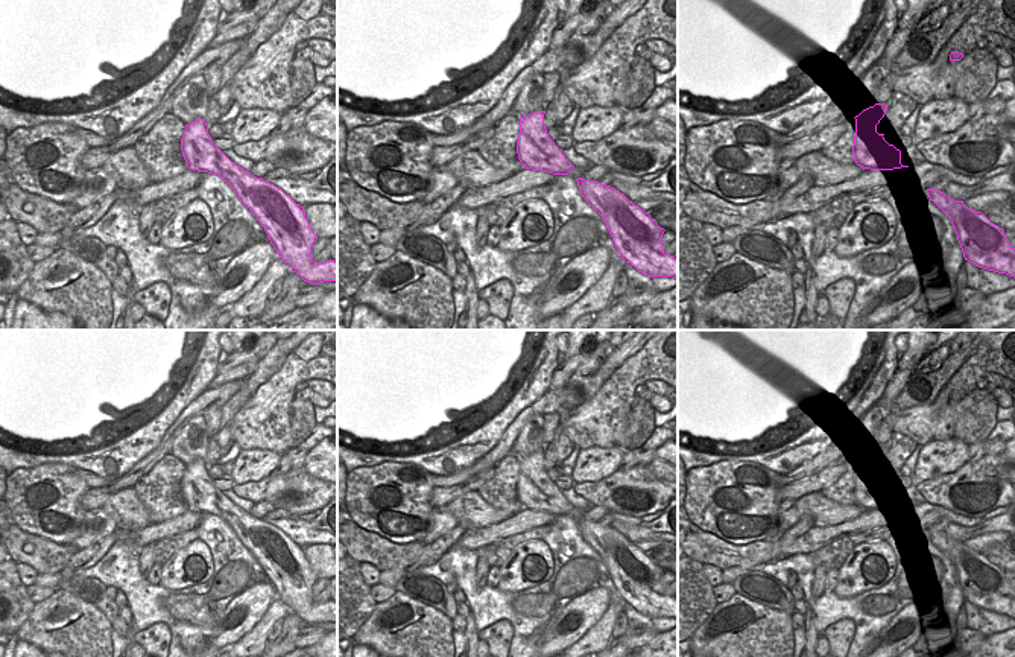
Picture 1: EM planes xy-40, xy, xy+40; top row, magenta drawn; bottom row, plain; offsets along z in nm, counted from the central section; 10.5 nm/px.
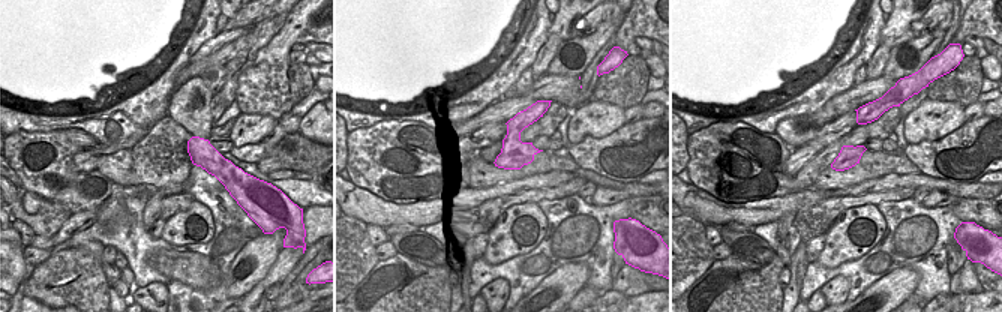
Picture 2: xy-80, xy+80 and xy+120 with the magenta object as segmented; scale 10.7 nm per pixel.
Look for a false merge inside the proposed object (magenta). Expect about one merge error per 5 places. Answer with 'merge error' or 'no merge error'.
no merge error

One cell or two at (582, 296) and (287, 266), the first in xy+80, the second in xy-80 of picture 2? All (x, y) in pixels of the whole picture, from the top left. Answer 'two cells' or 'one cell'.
one cell

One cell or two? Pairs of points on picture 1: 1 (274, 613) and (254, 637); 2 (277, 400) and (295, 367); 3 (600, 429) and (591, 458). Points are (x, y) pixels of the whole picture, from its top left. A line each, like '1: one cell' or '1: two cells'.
1: one cell
2: one cell
3: two cells

